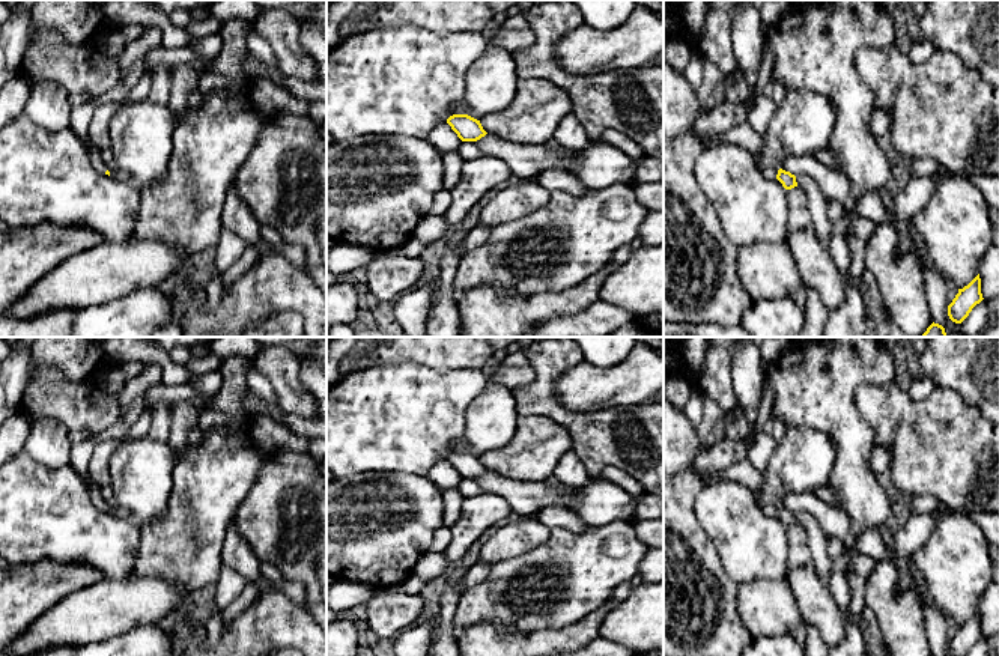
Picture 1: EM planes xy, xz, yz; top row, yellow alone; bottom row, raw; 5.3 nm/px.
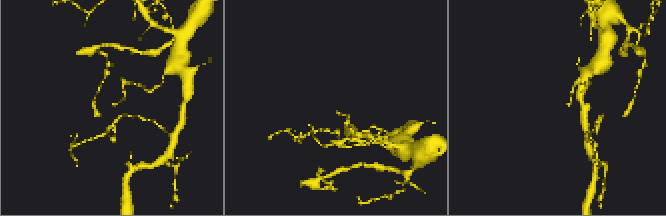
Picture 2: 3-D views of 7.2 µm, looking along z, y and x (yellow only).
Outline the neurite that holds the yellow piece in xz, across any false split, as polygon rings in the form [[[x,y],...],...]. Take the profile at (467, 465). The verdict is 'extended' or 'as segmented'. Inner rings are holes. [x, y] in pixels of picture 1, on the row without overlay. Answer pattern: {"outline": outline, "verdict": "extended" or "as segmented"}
{"outline": [[[453,451],[447,456],[447,460],[462,478],[477,478],[487,471],[480,457],[468,451]]], "verdict": "as segmented"}

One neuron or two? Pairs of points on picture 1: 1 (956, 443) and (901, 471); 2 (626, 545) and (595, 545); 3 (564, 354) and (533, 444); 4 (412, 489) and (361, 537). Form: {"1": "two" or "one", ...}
{"1": "one", "2": "one", "3": "two", "4": "one"}

